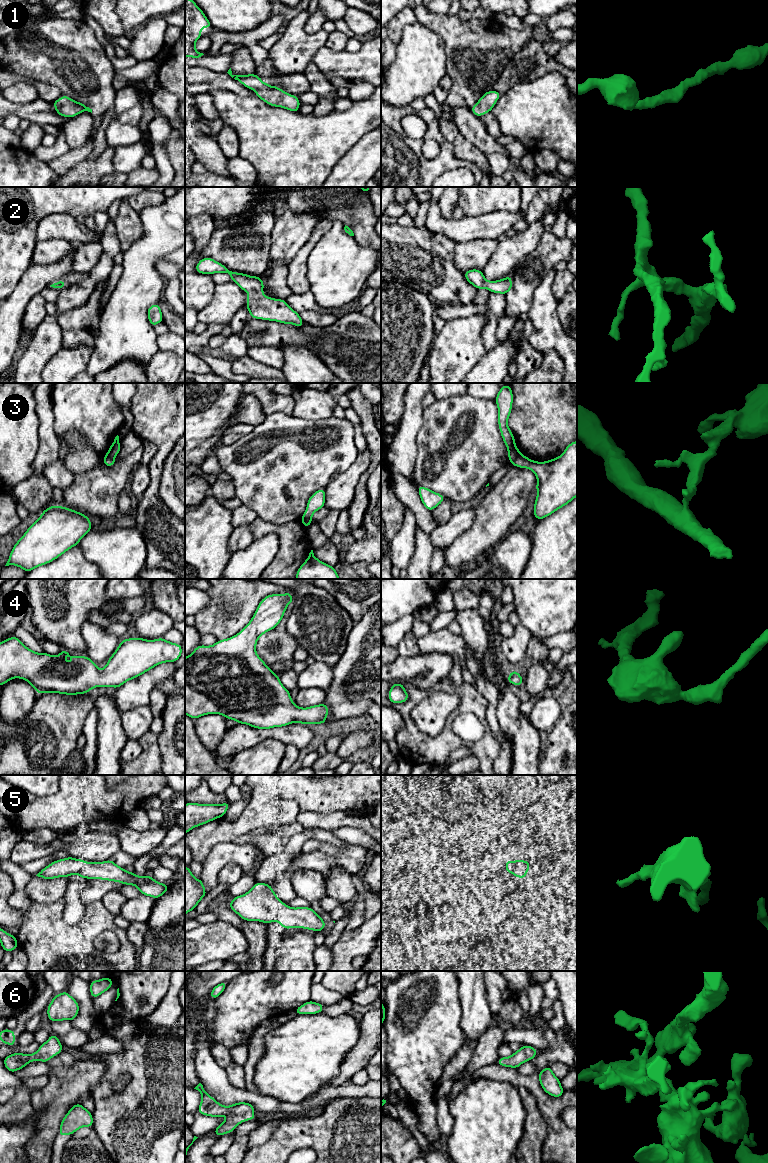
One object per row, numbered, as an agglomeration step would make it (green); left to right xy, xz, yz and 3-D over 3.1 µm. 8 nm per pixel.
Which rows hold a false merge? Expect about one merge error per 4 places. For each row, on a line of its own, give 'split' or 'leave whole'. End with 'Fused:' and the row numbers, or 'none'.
1: leave whole
2: leave whole
3: split
4: leave whole
5: leave whole
6: leave whole
Fused: 3

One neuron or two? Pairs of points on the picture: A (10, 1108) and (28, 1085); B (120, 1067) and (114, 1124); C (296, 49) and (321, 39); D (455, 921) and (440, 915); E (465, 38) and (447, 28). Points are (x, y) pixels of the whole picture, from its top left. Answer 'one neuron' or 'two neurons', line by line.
A: one neuron
B: one neuron
C: one neuron
D: two neurons
E: one neuron

